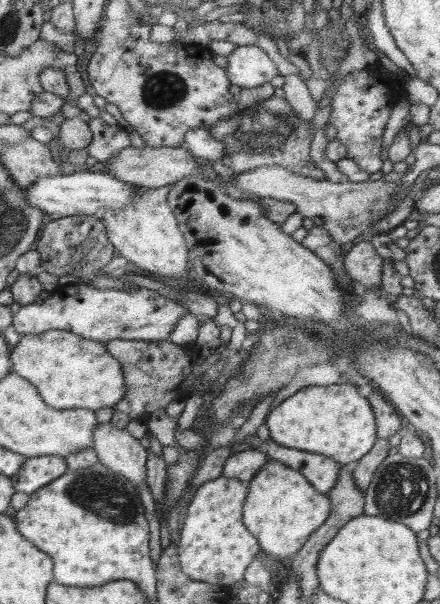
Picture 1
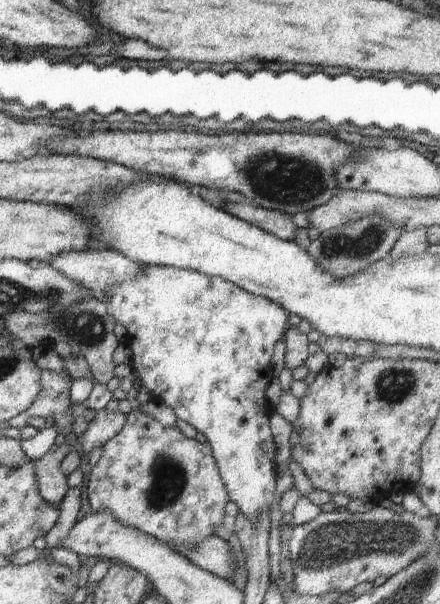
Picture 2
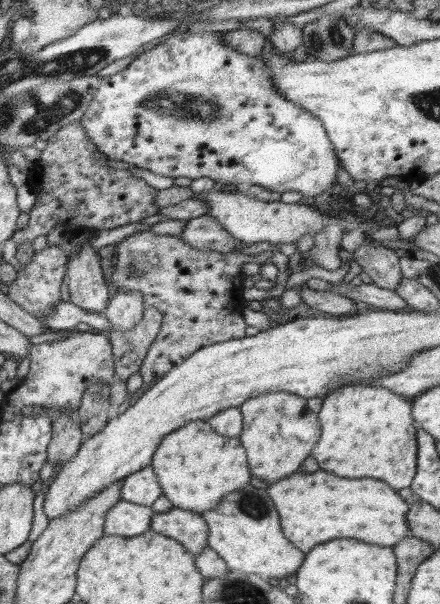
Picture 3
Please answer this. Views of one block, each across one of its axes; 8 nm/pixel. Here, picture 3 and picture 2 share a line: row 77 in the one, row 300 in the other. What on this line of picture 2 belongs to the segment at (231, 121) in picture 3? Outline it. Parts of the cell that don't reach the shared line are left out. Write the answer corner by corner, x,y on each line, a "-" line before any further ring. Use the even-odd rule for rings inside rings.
146,265
146,268
136,274
134,278
120,282
112,288
106,290
106,300
103,301
106,310
110,314
110,318
115,324
120,323
126,328
126,344
132,351
131,367
136,371
142,385
149,388
153,394
153,400
166,404
168,408
172,408
172,412
176,414
176,418
192,424
197,432
201,432
206,436
206,443
211,446
212,456
216,461
220,476
228,490
228,498
232,500
242,516
246,518
254,518
262,516
266,512
270,512
270,506
274,504
274,490
276,490
276,471
275,456
276,442
270,430
270,415
272,404
266,398
266,389
270,386
274,375
272,367
272,354
274,354
274,346
280,340
284,340
286,331
289,329
289,314
279,304
268,300
262,296
256,296
246,292
243,288
236,286
233,282
218,277
206,276
200,272
188,269
179,269
174,267
164,267
155,265

